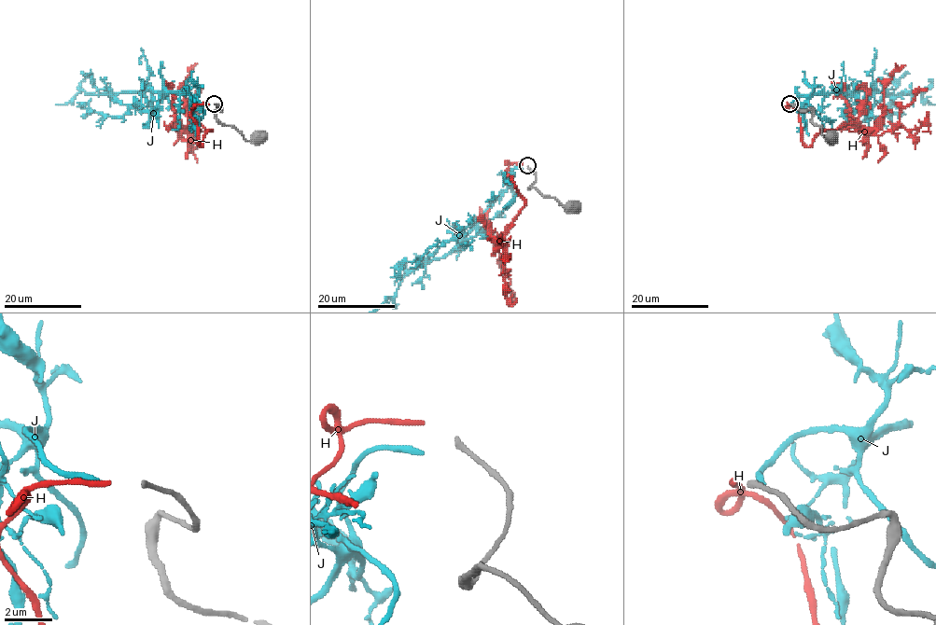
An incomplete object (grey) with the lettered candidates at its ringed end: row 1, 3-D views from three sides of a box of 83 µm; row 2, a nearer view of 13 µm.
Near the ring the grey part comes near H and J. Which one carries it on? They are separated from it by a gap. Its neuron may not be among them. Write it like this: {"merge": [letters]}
{"merge": ["H"]}

